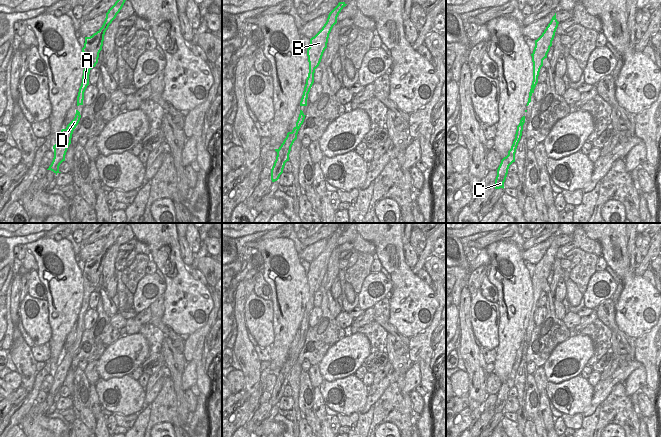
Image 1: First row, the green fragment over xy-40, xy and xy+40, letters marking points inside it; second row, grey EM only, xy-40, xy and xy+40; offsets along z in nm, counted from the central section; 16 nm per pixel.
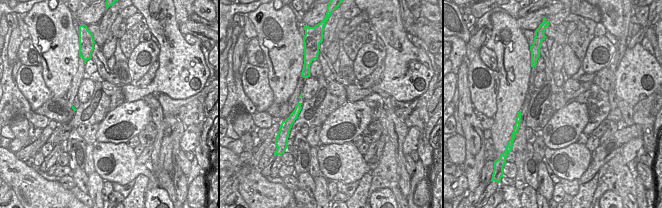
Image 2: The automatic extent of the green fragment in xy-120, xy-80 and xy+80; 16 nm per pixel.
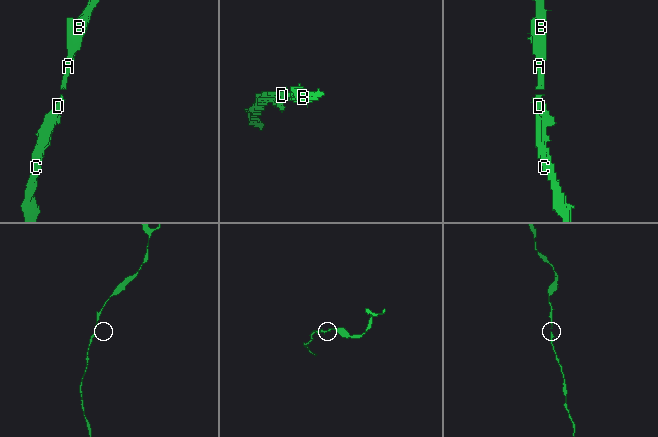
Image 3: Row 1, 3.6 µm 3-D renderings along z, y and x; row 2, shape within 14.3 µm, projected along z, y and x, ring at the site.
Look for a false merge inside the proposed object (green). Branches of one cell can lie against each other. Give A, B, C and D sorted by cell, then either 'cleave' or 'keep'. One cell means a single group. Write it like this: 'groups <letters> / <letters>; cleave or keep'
groups A B C D; keep

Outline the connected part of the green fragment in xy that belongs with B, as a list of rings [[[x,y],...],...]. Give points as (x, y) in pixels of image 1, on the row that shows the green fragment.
[[[339,2],[338,5],[329,13],[327,21],[322,29],[310,39],[309,48],[307,49],[309,73],[306,79],[300,106],[307,106],[308,94],[314,83],[315,69],[319,66],[323,53],[327,48],[329,34],[333,26],[337,23],[337,17],[346,5],[347,4],[345,2]]]

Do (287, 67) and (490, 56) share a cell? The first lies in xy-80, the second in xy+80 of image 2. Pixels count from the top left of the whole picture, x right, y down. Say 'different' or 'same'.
different

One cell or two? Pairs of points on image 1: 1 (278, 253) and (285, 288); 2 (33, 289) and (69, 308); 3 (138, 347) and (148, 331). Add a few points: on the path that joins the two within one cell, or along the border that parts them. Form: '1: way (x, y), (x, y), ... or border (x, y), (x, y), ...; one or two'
1: way (286, 259), (289, 264), (288, 279); one
2: border (37, 274), (45, 288), (47, 299); two
3: border (139, 332), (148, 346), (145, 358); two

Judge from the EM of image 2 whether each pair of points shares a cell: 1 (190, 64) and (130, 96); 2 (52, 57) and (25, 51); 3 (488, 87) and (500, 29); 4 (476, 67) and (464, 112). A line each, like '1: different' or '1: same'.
1: same
2: different
3: different
4: different

